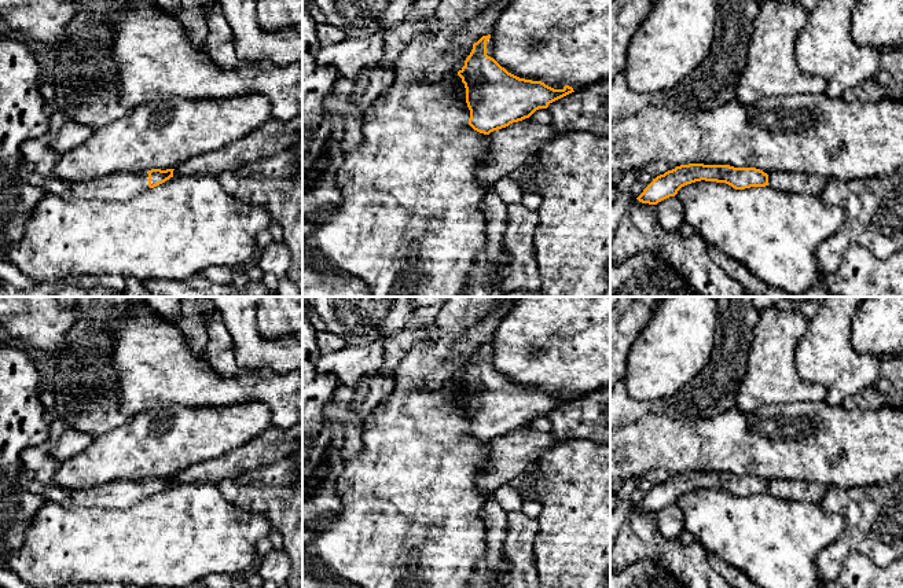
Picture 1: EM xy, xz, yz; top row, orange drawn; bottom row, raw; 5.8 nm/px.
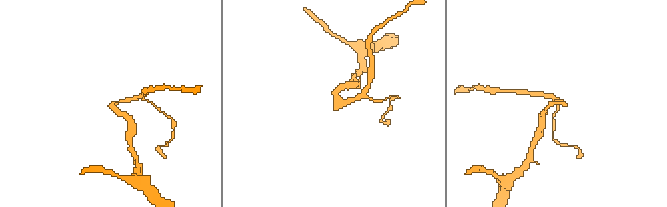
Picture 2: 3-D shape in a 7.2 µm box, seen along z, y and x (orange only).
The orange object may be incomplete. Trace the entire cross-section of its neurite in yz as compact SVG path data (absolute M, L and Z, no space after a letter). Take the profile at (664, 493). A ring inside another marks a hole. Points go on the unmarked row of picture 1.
M689 471L653 486L636 507L642 511L657 512L675 504L682 495L701 488L726 490L735 497L768 493L768 482L756 475Z

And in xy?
M23 474L19 485L40 496L45 501L58 503L67 508L107 508L125 510L148 496L154 496L170 485L175 477L151 477L148 479L114 479L98 486L76 490L56 486L54 484L43 484L29 474Z

